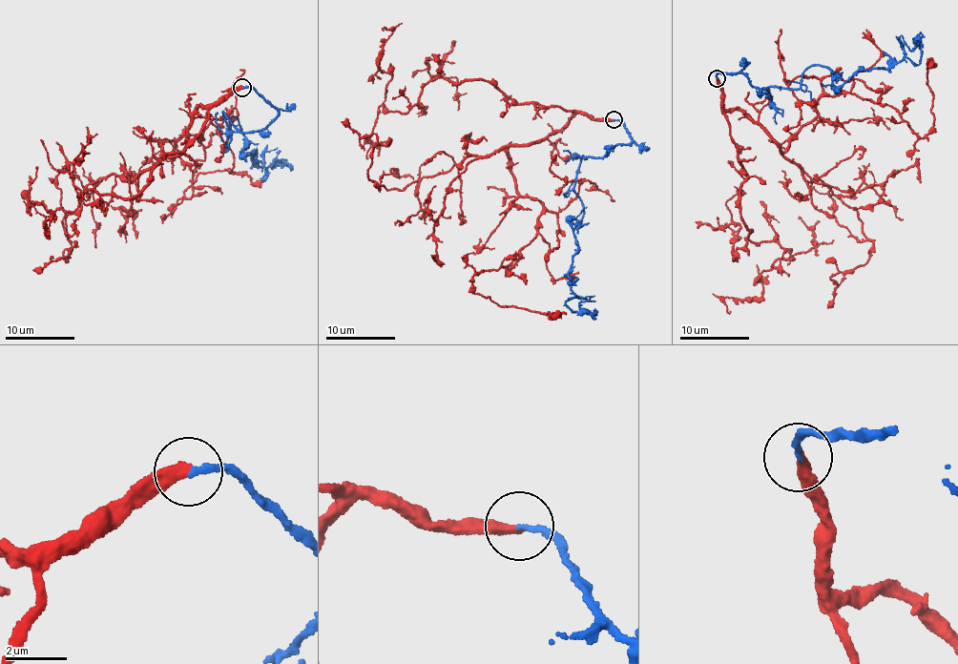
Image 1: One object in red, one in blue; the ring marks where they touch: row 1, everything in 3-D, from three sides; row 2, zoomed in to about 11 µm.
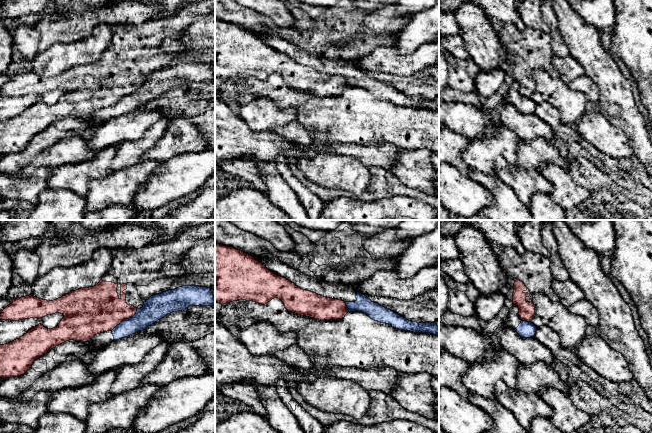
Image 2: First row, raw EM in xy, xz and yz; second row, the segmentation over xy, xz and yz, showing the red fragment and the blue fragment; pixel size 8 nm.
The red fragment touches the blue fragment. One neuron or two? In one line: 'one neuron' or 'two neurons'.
two neurons

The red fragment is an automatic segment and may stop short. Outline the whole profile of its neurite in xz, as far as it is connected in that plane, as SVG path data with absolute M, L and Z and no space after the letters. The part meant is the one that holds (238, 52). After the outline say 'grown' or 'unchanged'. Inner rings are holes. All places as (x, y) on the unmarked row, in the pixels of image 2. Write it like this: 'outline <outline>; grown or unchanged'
outline M215 20L215 78L224 81L246 76L265 81L274 74L280 75L289 88L322 97L342 95L349 88L344 77L303 66L268 46L253 32L233 23Z; unchanged

